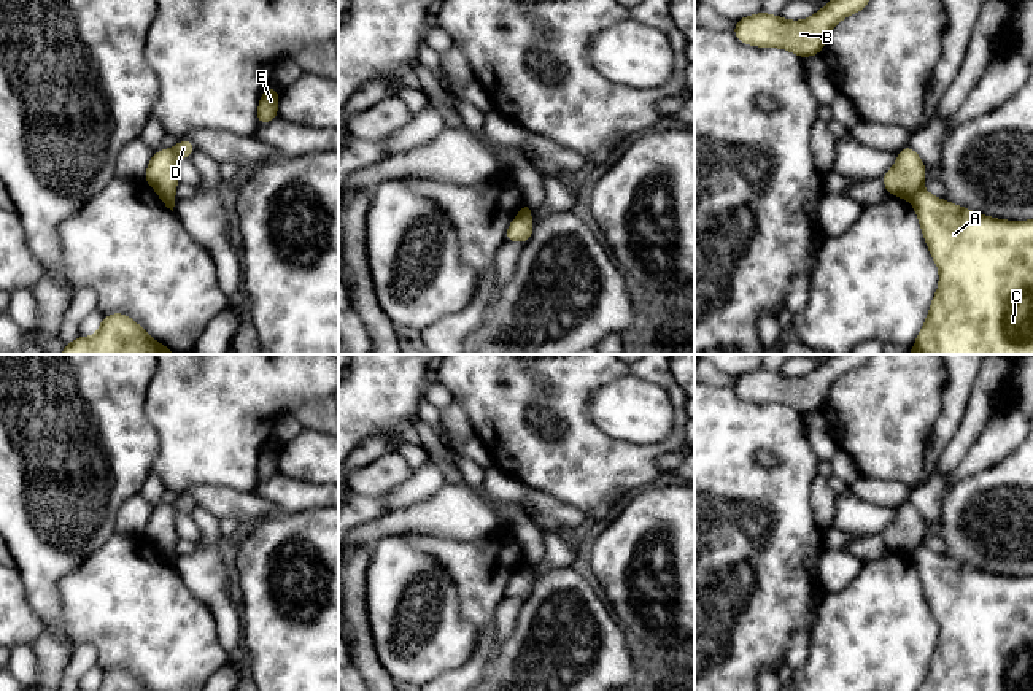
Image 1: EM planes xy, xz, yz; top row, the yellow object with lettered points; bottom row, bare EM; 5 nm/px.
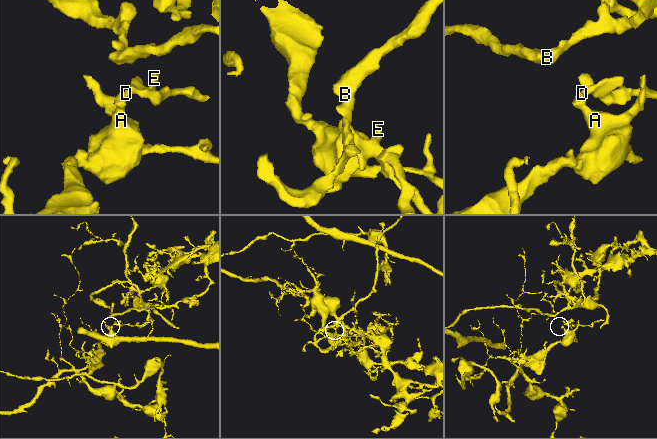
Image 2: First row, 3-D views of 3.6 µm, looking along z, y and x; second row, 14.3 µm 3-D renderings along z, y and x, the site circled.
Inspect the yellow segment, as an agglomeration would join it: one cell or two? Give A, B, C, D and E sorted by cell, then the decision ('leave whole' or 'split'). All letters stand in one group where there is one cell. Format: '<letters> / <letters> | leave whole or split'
A C / B D E | split

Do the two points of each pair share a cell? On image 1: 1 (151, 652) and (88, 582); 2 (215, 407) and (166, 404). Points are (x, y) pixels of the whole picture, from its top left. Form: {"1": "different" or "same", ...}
{"1": "same", "2": "same"}

